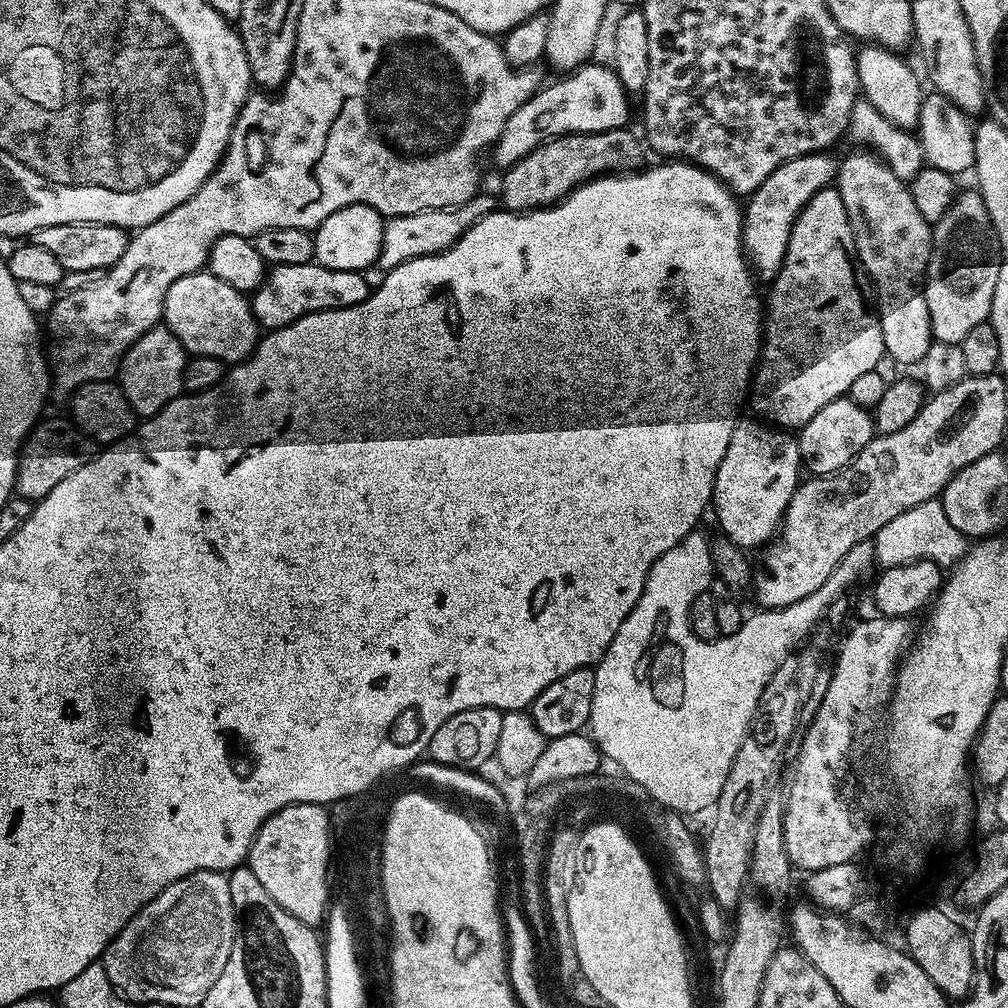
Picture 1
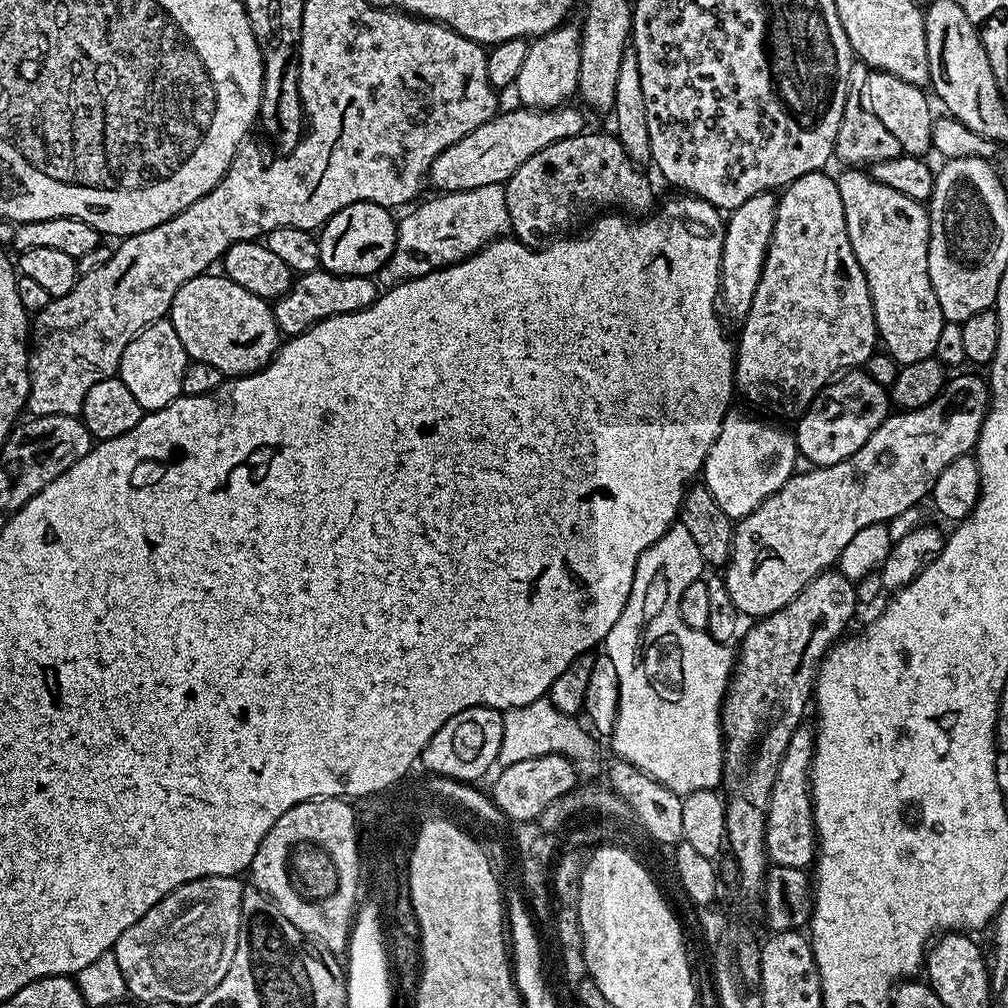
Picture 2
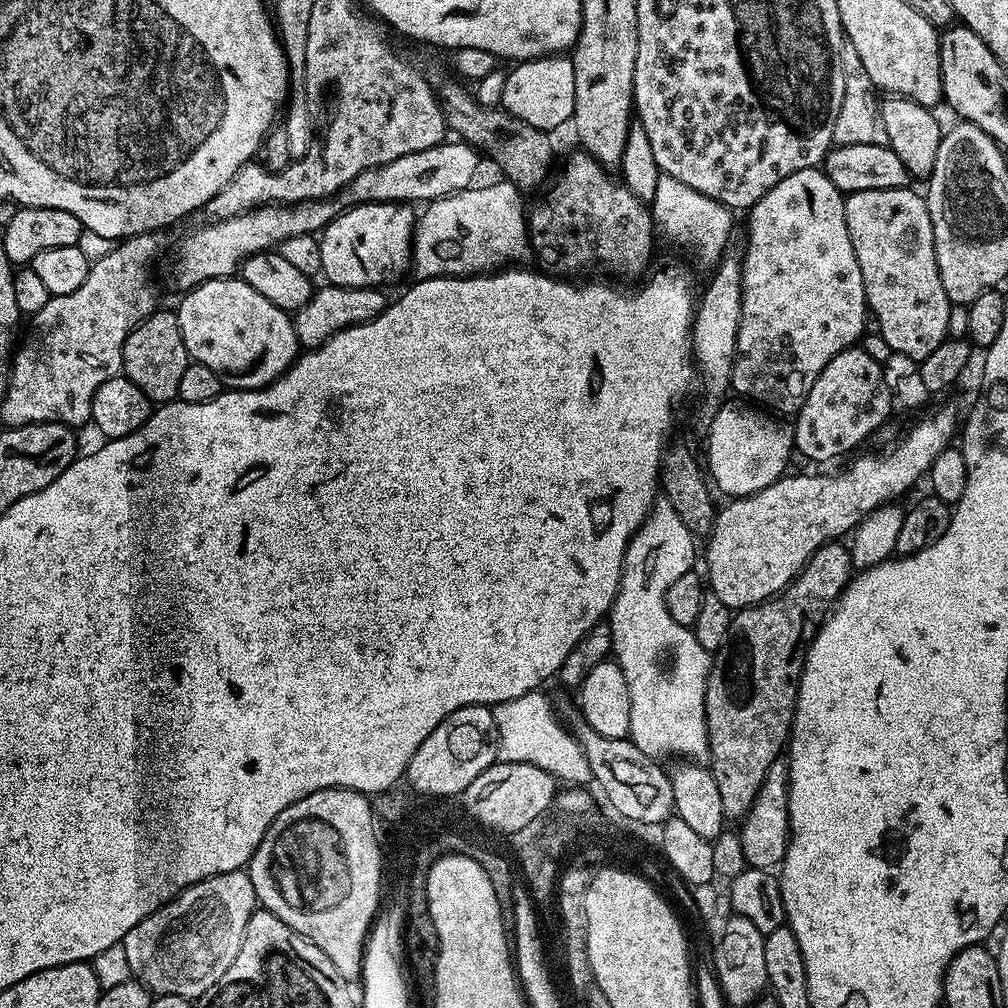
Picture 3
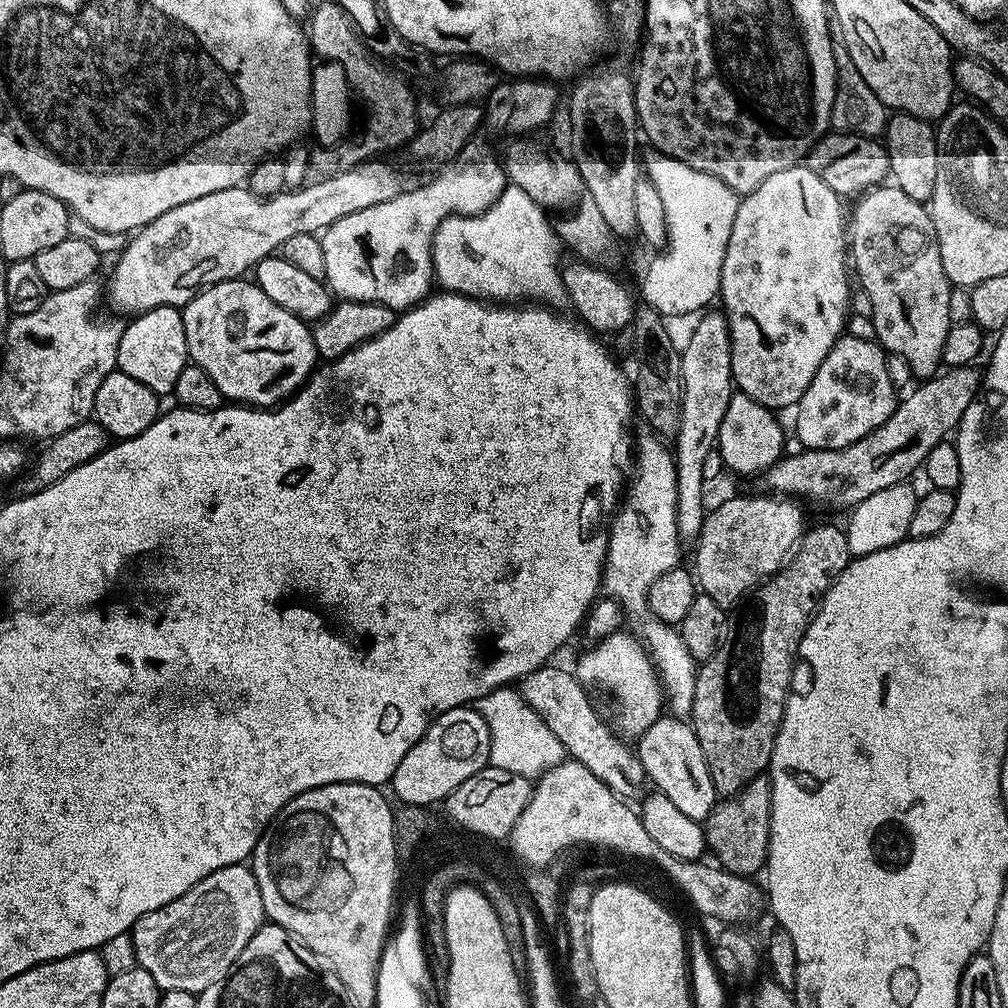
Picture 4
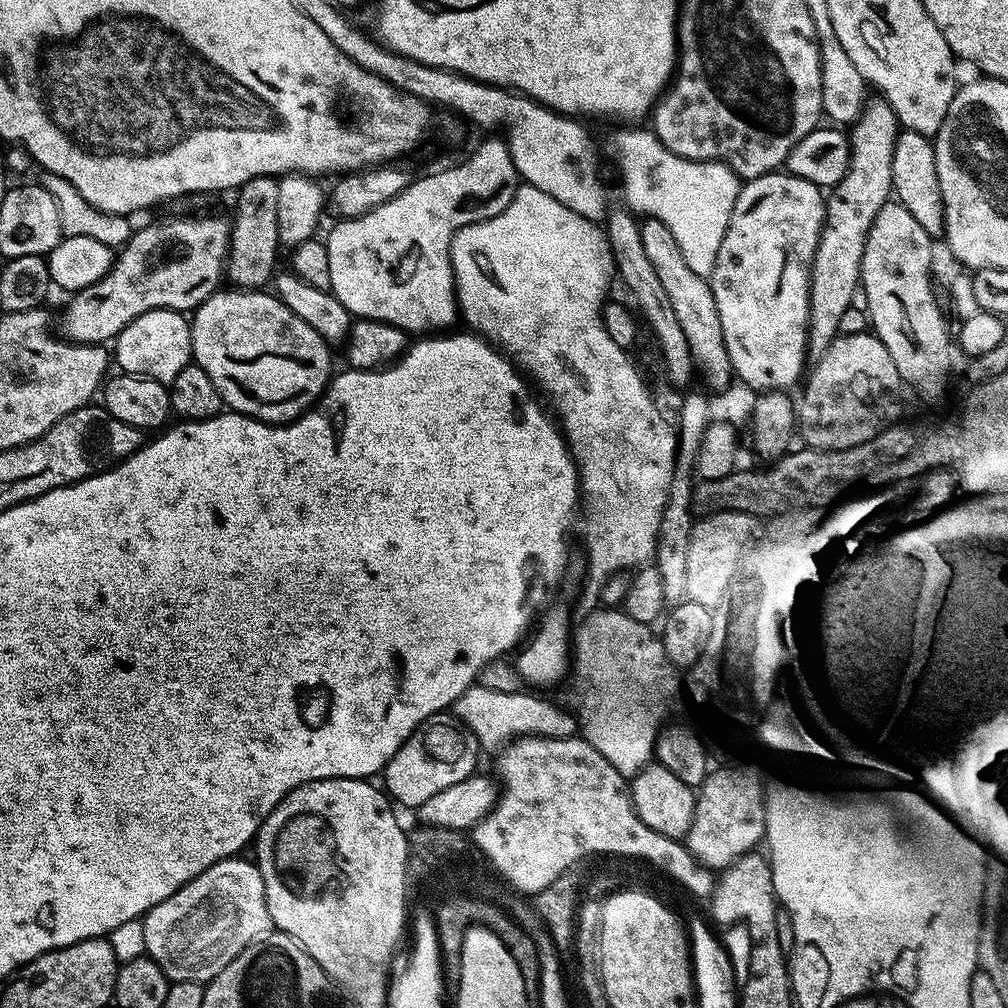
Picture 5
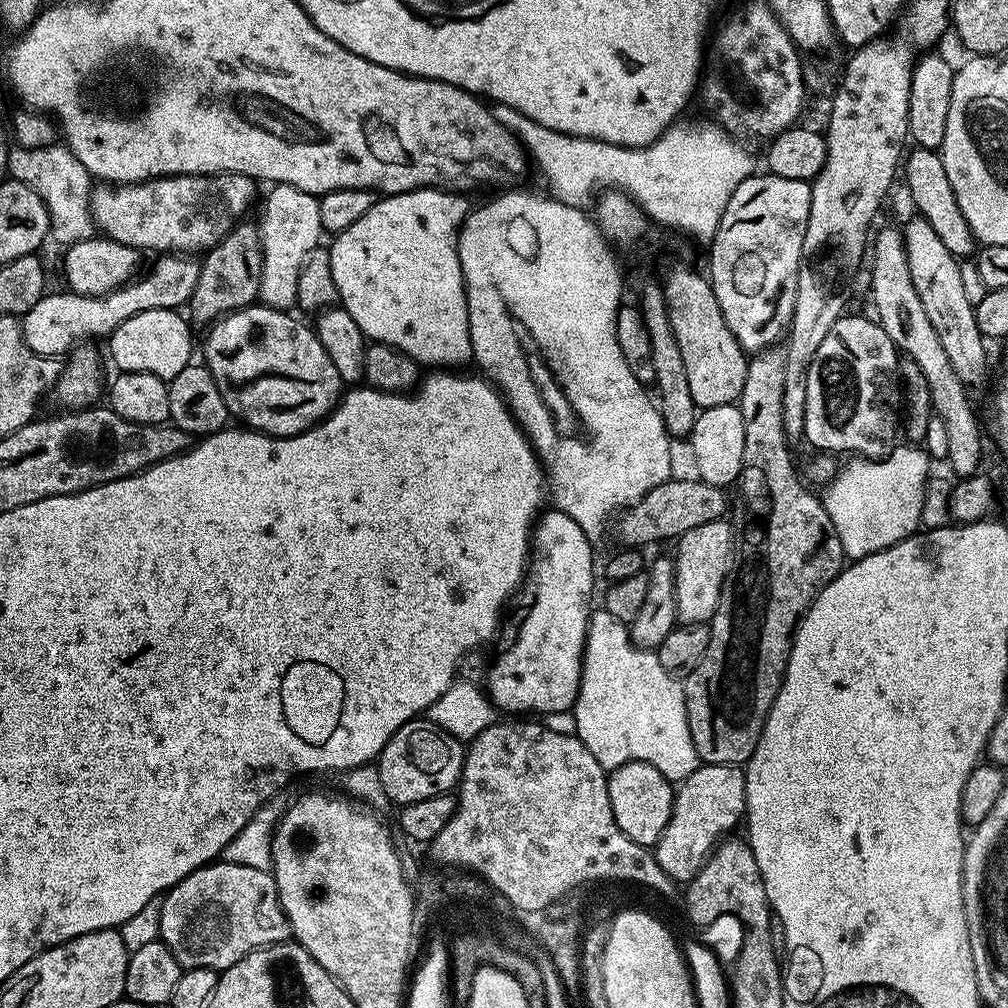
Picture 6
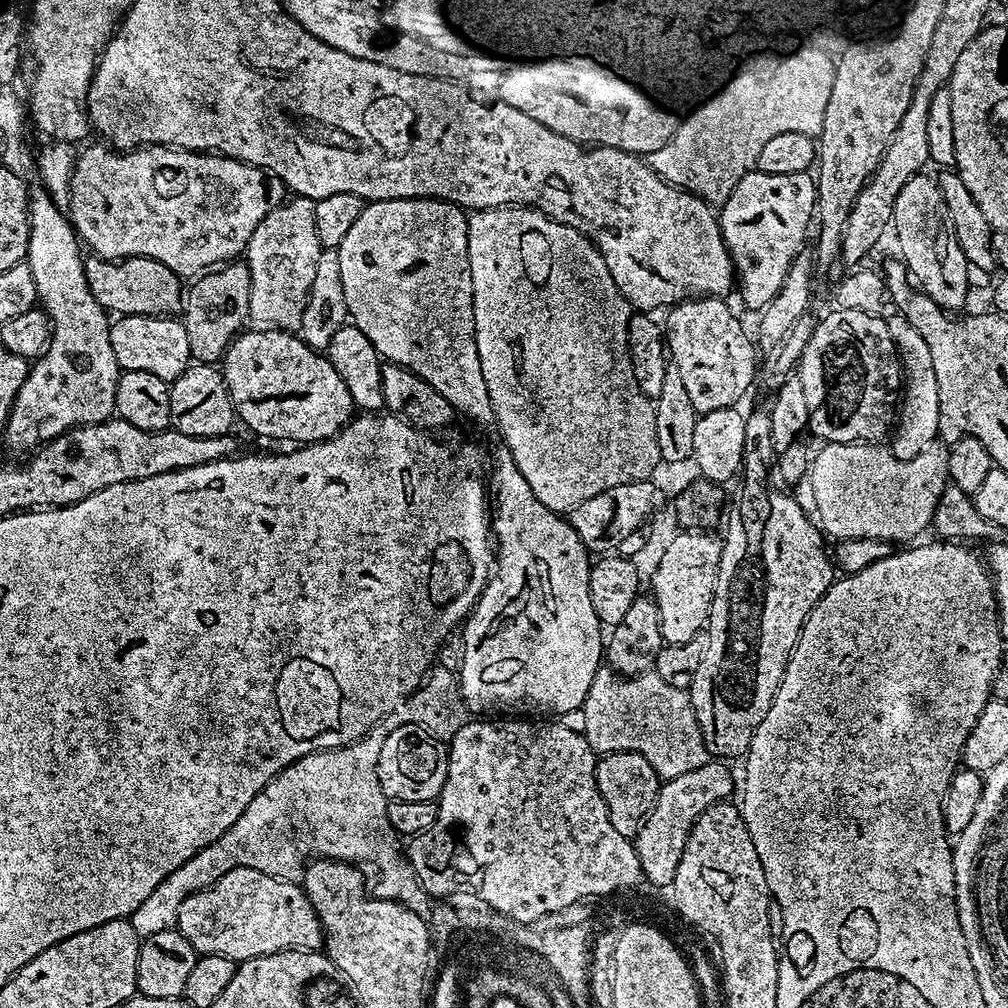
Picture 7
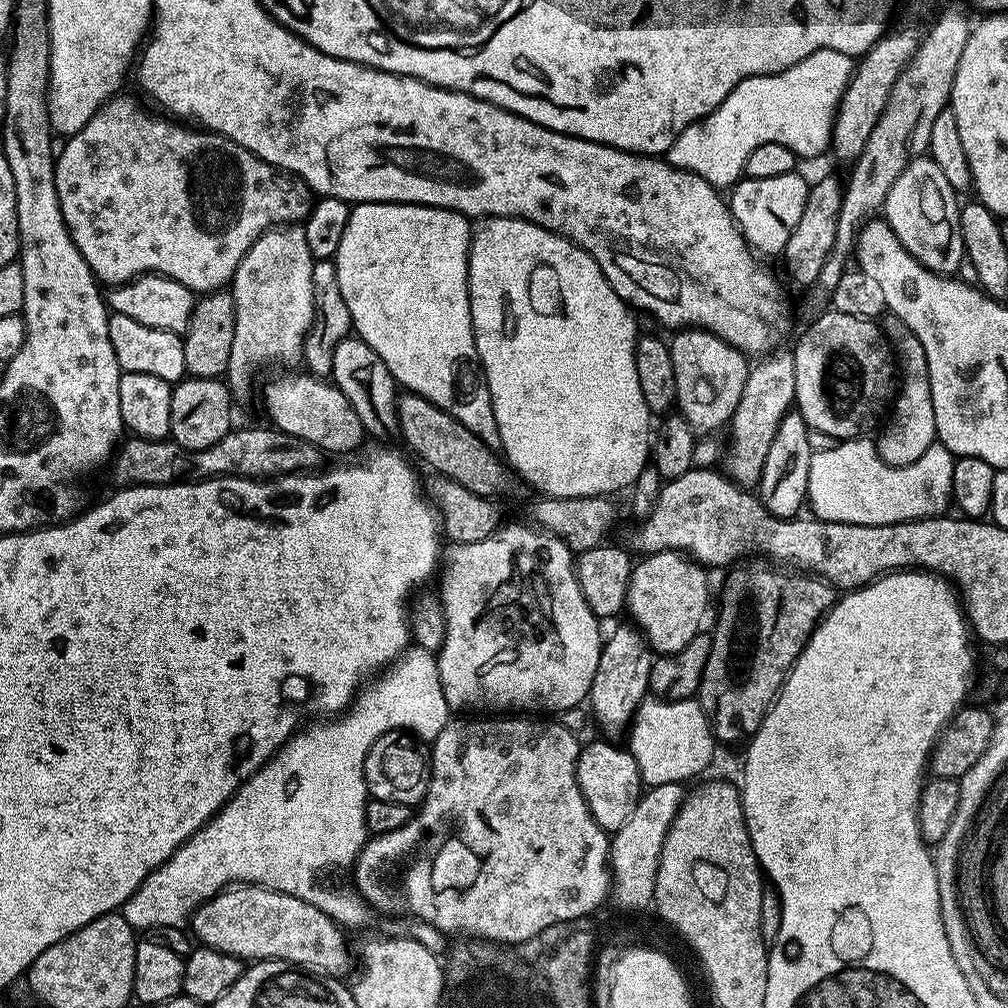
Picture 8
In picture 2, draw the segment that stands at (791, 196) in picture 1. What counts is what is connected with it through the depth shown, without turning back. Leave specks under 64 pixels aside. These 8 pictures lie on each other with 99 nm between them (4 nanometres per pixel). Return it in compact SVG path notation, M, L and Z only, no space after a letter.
M776 192L754 194L754 198L742 202L742 206L731 209L727 213L724 225L724 241L722 242L718 300L722 305L723 315L729 321L731 321L730 319L736 320L736 322L744 321L746 314L750 314L754 294L758 294L758 282L762 278L762 266L766 262L770 238L774 234L777 199Z

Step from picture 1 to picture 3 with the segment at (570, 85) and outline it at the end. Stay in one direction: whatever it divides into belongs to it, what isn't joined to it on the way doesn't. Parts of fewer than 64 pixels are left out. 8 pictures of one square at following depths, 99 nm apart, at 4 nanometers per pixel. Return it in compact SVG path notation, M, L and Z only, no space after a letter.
M441 142L430 146L430 150L418 150L418 154L406 154L402 158L394 158L394 162L386 162L386 166L378 166L358 174L354 182L349 184L338 198L326 200L304 200L300 204L264 204L261 208L251 208L249 212L238 214L229 220L212 220L201 228L185 234L180 245L176 248L176 261L172 264L172 276L180 290L196 288L205 284L207 280L222 280L233 275L232 272L241 267L246 258L250 258L259 252L275 249L286 238L294 238L297 234L316 234L328 227L331 220L336 219L341 212L358 204L383 204L385 202L413 202L412 200L424 200L431 202L440 200L443 196L449 196L455 192L461 192L464 188L473 187L476 176L476 167L479 166L481 157L477 149L471 144L455 142L448 144Z

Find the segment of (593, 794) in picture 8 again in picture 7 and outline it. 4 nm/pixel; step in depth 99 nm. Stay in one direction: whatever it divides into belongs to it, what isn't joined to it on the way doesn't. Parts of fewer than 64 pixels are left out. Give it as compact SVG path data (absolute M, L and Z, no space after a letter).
M606 752L596 761L596 790L606 802L606 810L610 814L610 823L614 830L618 830L618 834L623 836L636 837L642 822L656 805L661 783L654 766L640 753Z

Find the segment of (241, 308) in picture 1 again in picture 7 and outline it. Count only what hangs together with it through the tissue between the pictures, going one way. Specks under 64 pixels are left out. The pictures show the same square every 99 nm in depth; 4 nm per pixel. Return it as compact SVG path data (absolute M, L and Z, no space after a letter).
M267 326L257 329L257 332L241 331L226 350L222 361L224 381L228 383L239 423L244 423L250 431L260 436L269 436L272 440L296 440L292 442L300 446L337 436L354 419L354 401L346 382L338 370L334 370L327 355L310 347L291 331Z

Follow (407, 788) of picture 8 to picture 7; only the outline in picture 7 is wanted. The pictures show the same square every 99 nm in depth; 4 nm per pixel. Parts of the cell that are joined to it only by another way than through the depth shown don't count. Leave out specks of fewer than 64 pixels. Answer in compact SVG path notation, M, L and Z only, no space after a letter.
M400 722L384 738L378 754L378 782L389 800L402 802L435 801L440 795L448 773L448 746L427 728L411 722Z

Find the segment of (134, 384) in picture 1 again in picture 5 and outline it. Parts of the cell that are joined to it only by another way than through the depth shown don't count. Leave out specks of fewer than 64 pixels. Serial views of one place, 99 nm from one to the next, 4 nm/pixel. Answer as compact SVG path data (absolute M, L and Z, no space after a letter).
M159 308L158 310L150 310L146 314L142 314L138 318L134 318L134 322L130 322L121 330L114 341L114 364L116 364L121 373L129 376L145 376L151 380L156 380L159 384L165 386L171 385L174 378L178 378L178 374L182 374L182 370L192 360L192 325L189 317L183 312L175 312L173 308Z

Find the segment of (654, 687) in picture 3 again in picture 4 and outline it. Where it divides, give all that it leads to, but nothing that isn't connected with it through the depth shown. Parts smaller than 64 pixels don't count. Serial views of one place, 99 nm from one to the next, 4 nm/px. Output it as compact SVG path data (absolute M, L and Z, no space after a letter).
M647 435L641 440L639 437L635 445L634 475L610 524L608 558L604 561L602 573L602 592L605 597L616 599L621 604L625 617L630 621L631 631L639 637L651 656L663 685L667 711L674 717L684 718L690 712L690 674L697 671L698 664L691 659L679 631L671 624L662 623L648 608L648 591L654 578L666 574L666 570L681 563L676 460L669 445L660 436Z

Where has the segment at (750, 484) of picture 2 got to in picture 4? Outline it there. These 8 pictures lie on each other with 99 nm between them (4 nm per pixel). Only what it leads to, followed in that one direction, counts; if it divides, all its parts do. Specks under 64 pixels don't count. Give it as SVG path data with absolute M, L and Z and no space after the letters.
M736 390L733 391L730 398L730 406L726 406L726 418L722 418L722 430L716 439L718 451L724 460L724 467L728 472L737 472L740 476L752 476L762 474L777 460L781 459L784 448L784 428L776 421L777 413L771 408L762 406L758 402L754 402L754 398L750 398L746 393Z

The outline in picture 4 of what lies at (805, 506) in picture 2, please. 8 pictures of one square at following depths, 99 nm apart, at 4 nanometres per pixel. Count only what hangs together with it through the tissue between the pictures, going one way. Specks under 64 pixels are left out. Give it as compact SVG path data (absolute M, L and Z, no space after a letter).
M763 495L732 496L722 501L713 512L711 509L705 515L700 538L694 544L694 575L699 591L714 598L725 610L740 599L743 601L769 576L776 575L793 555L806 531L804 512L800 509L803 507L795 499Z

